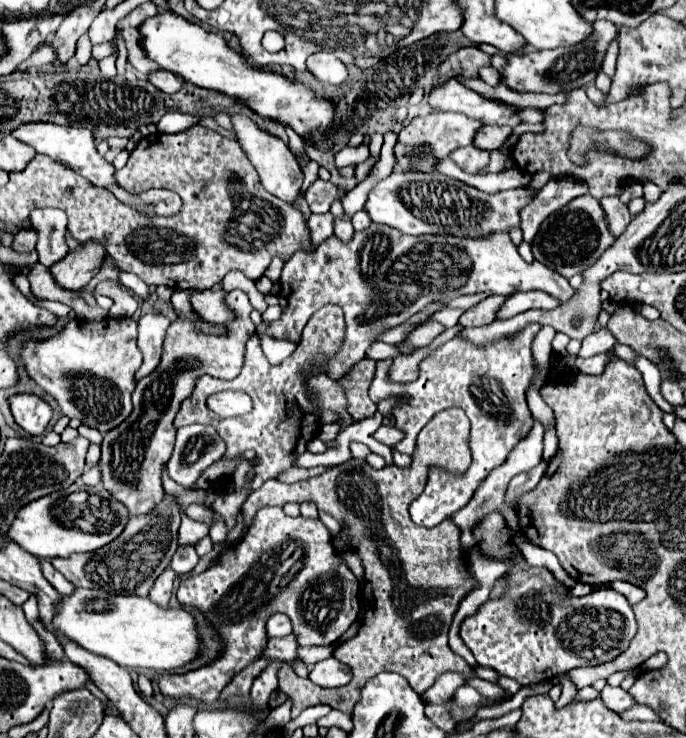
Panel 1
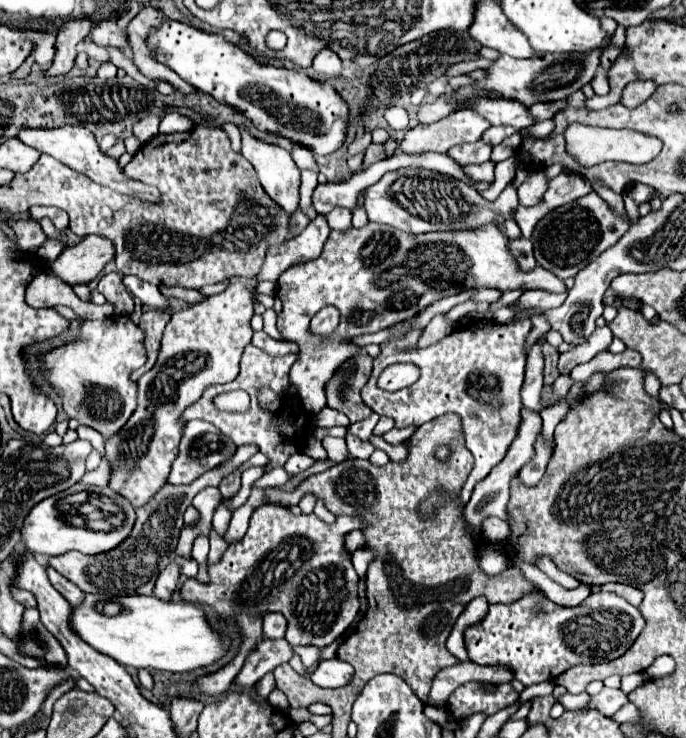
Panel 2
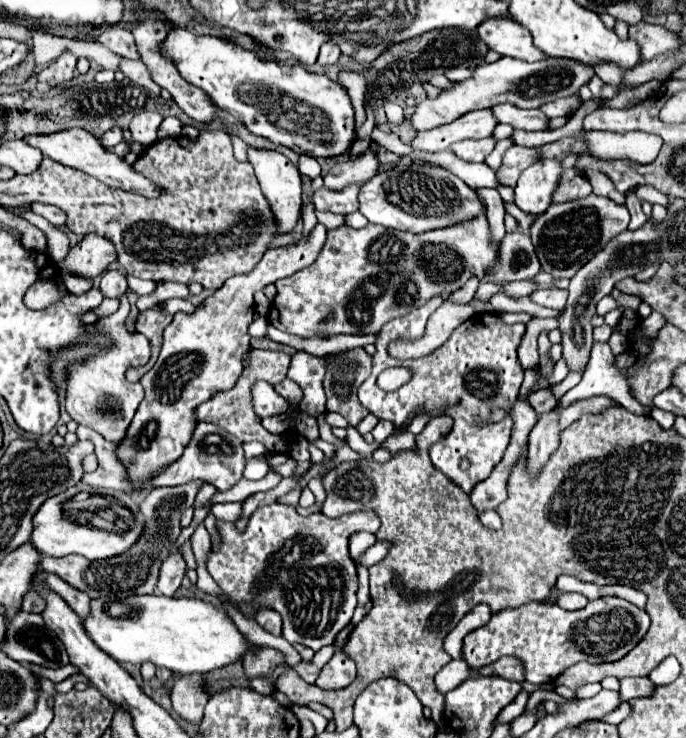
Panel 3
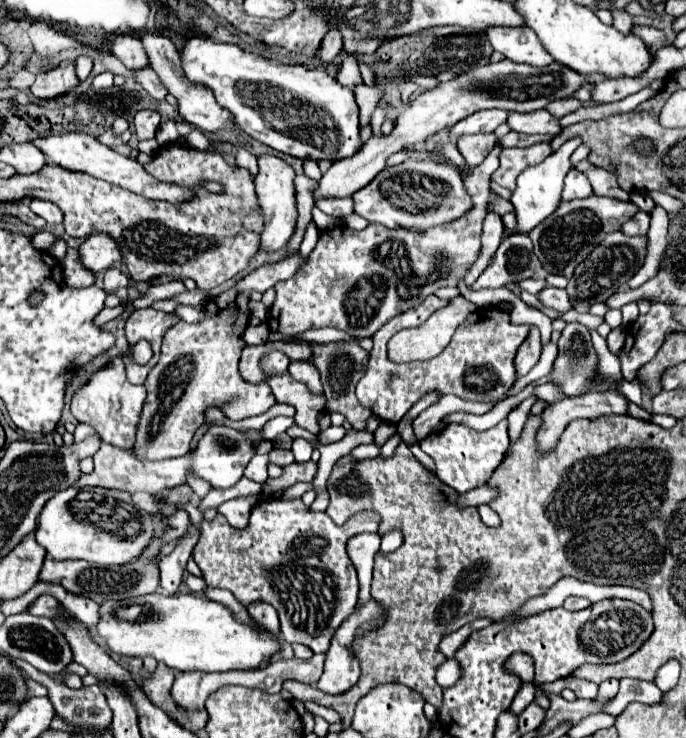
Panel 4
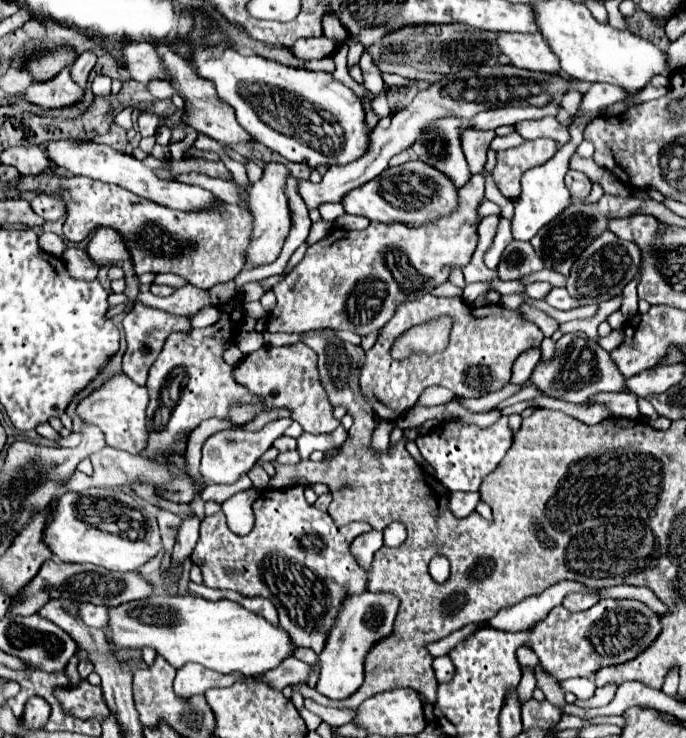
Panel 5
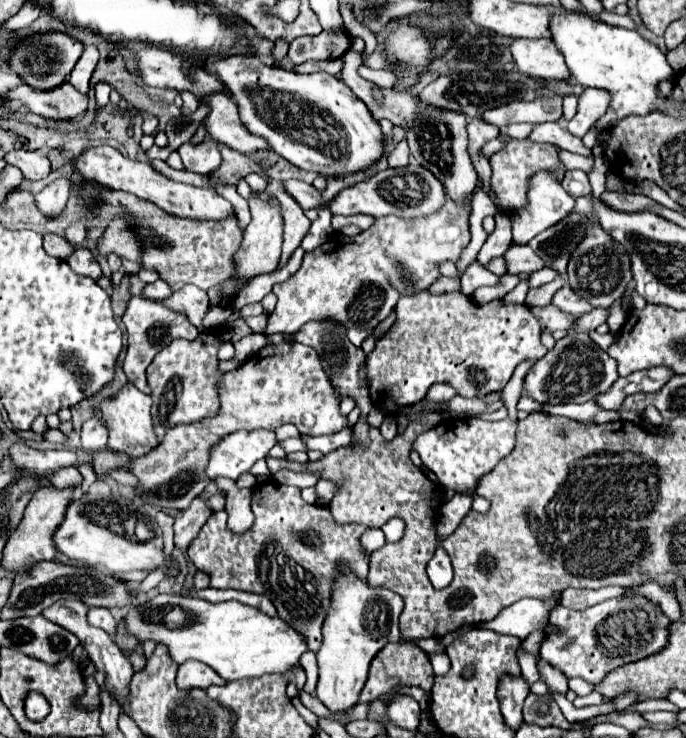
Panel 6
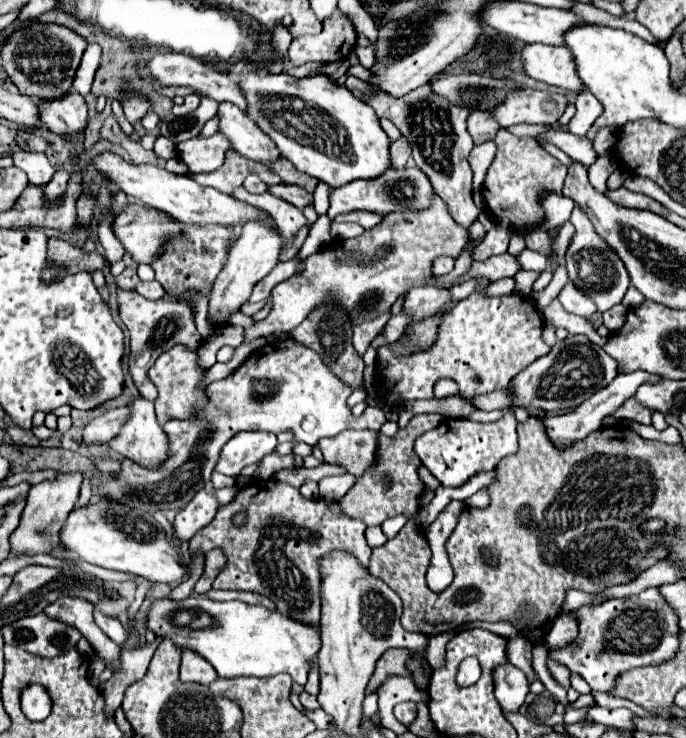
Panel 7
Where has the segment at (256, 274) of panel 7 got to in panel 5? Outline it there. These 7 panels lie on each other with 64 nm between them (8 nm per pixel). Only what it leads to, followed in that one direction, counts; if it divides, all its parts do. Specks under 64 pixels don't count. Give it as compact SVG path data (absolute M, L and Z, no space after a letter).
M272 162L266 166L262 180L250 186L250 200L248 200L248 208L254 216L252 220L252 234L250 234L250 244L248 250L244 254L244 260L250 262L252 266L264 266L264 264L272 264L282 250L282 244L290 232L290 210L288 210L288 200L284 196L284 182L288 178L288 168Z

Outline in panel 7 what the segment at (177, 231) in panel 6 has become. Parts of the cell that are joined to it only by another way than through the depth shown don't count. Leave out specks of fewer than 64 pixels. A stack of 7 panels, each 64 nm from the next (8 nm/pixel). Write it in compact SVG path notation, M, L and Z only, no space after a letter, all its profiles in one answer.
M186 224L184 238L176 240L174 246L168 248L166 254L162 254L158 260L154 260L154 266L152 266L156 270L156 280L162 284L166 294L180 296L182 292L194 288L208 296L214 276L218 276L218 272L226 262L230 236L232 236L232 228L218 228L218 226L198 228L194 224Z

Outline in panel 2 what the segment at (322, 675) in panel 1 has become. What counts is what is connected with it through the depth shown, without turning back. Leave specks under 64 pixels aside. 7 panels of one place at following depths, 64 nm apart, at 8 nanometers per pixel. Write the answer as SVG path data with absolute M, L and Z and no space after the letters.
M332 658L322 662L310 680L320 688L340 688L350 684L352 676L354 676L352 664L342 662L340 658Z

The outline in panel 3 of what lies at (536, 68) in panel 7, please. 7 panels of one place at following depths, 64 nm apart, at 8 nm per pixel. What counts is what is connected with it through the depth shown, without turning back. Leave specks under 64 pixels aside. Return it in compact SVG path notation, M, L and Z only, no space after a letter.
M486 20L486 24L478 26L478 36L488 44L490 50L502 56L524 62L546 60L546 54L534 46L530 30L514 20Z

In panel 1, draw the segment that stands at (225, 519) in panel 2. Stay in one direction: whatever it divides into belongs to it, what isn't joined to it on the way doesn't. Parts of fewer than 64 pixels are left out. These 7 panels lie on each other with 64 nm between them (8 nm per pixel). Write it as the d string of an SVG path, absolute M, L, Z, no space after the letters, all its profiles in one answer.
M214 514L214 522L212 522L212 528L210 528L210 538L212 538L212 542L224 542L226 532L228 532L228 528L226 528L224 518L222 518L220 514Z

